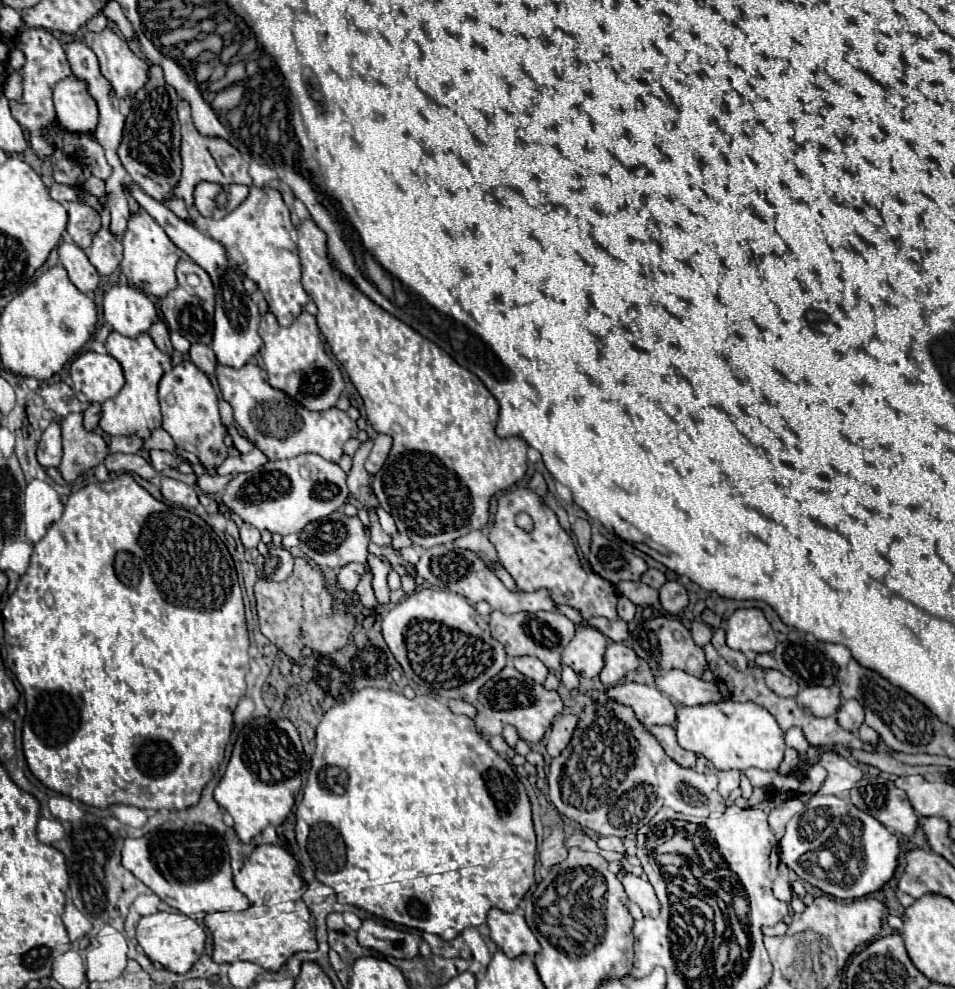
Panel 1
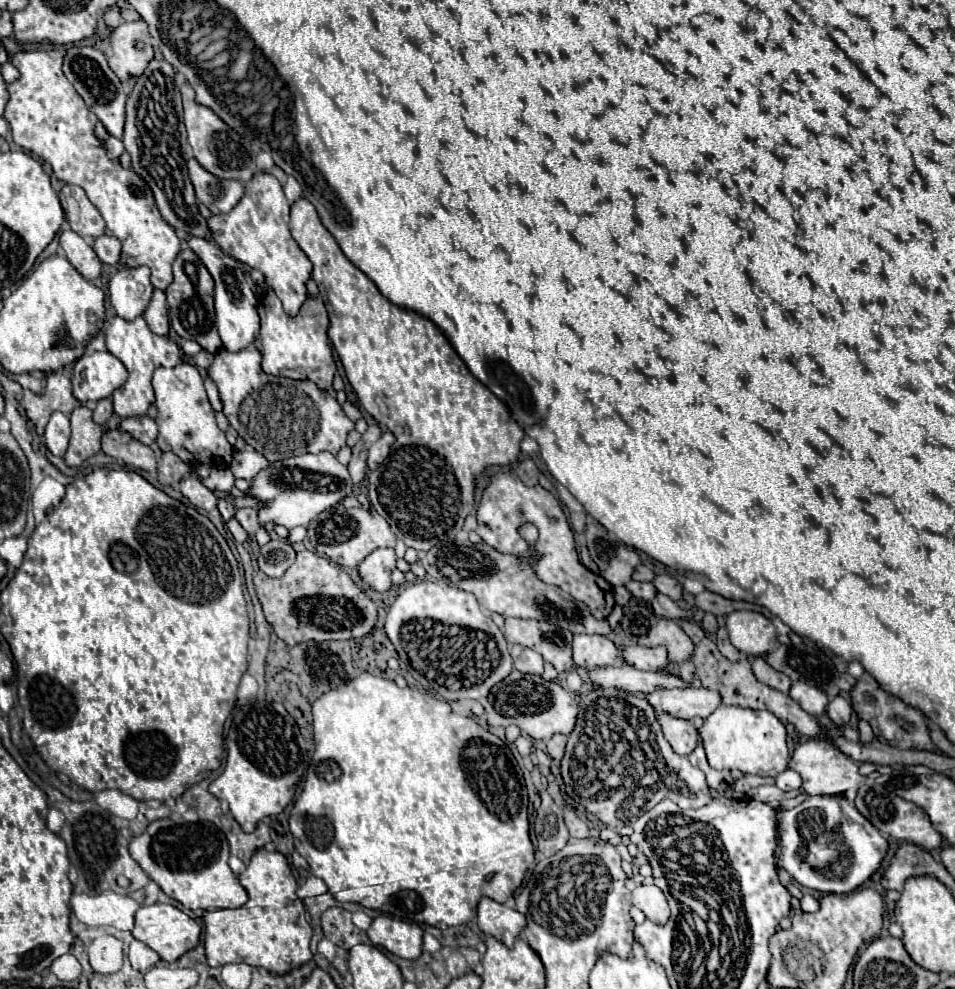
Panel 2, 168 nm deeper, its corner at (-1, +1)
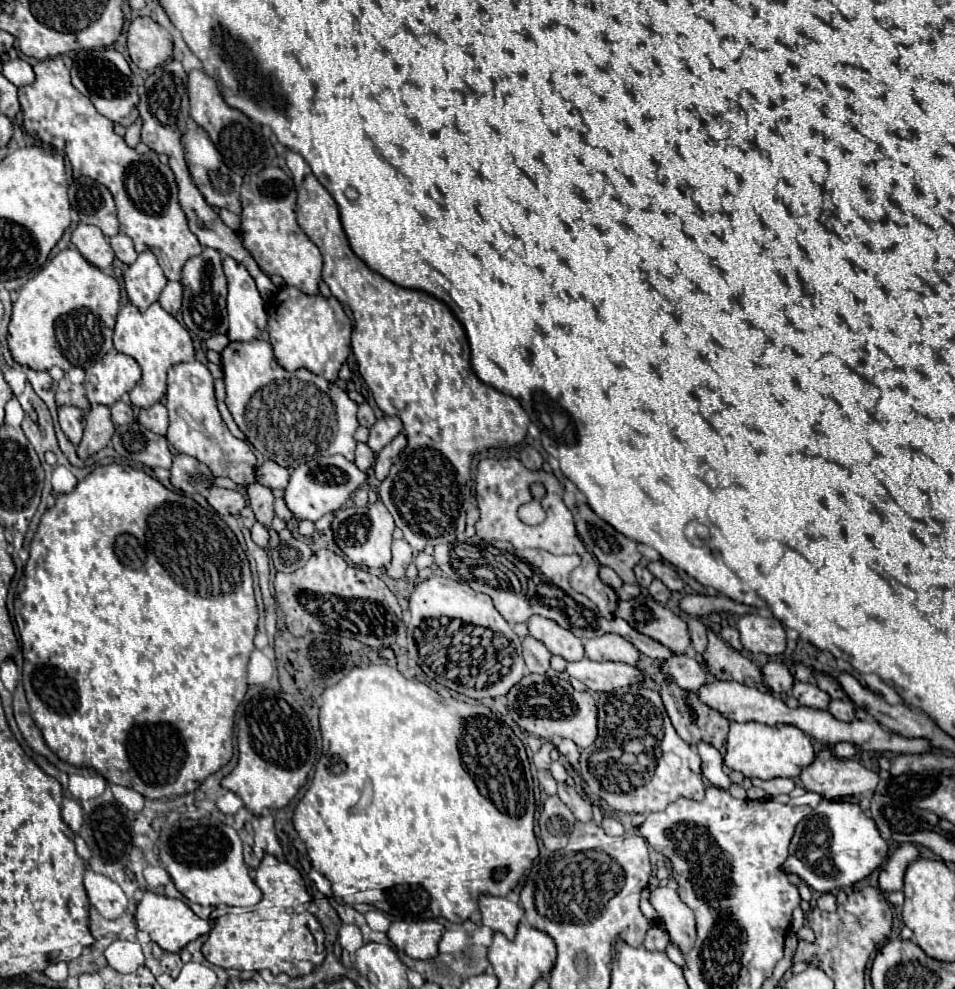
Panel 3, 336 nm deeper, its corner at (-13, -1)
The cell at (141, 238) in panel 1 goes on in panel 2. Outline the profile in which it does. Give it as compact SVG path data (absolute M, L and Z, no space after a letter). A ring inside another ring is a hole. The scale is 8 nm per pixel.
M51 48L19 50L11 58L11 64L21 72L19 80L7 86L9 102L3 114L11 124L13 140L27 152L49 162L59 180L79 184L105 218L105 234L121 242L121 264L127 268L145 264L151 270L153 288L165 290L173 280L171 266L181 250L179 238L159 214L149 186L133 170L125 170L119 162L107 158L103 144L93 134L93 124L97 122L95 114L61 70L63 56L63 48Z

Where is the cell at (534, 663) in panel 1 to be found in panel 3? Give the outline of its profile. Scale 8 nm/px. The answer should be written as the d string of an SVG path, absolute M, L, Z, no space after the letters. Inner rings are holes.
M527 636L523 640L523 658L525 658L525 664L529 668L529 672L535 672L535 674L545 674L549 670L549 658L551 658L551 652L543 646L543 642Z

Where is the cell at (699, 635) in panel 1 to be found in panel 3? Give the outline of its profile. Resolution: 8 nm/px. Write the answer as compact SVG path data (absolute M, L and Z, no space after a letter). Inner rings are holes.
M689 618L687 620L687 626L689 626L689 636L691 636L693 648L699 654L703 654L703 650L707 648L707 628L697 618Z

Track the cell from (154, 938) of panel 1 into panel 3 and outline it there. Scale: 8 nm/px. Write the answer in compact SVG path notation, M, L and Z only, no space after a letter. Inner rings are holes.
M145 890L143 898L137 902L135 920L137 920L137 928L147 932L151 936L151 940L155 944L159 944L167 952L179 952L191 940L195 940L195 938L199 938L199 936L203 936L203 934L207 934L211 930L209 922L199 918L197 914L193 914L193 910L185 902L155 894L151 890Z

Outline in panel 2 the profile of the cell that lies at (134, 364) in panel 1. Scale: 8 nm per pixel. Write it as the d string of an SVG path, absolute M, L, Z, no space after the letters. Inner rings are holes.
M119 316L105 330L105 342L107 342L107 350L113 356L117 356L129 372L127 382L113 392L113 410L115 410L115 414L121 416L121 418L145 416L149 406L155 402L155 394L153 394L153 386L151 386L153 372L159 366L169 366L169 364L175 366L179 362L179 354L181 354L179 346L175 342L171 342L169 338L153 334L143 318L135 318L131 322L127 322Z

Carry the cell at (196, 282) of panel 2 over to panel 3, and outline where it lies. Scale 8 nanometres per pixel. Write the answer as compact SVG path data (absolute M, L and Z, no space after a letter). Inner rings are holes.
M205 248L199 256L189 258L183 266L183 322L185 326L197 334L199 338L207 340L215 334L227 332L227 308L225 308L225 296L227 296L227 280L223 274L223 262L221 254L215 248Z

